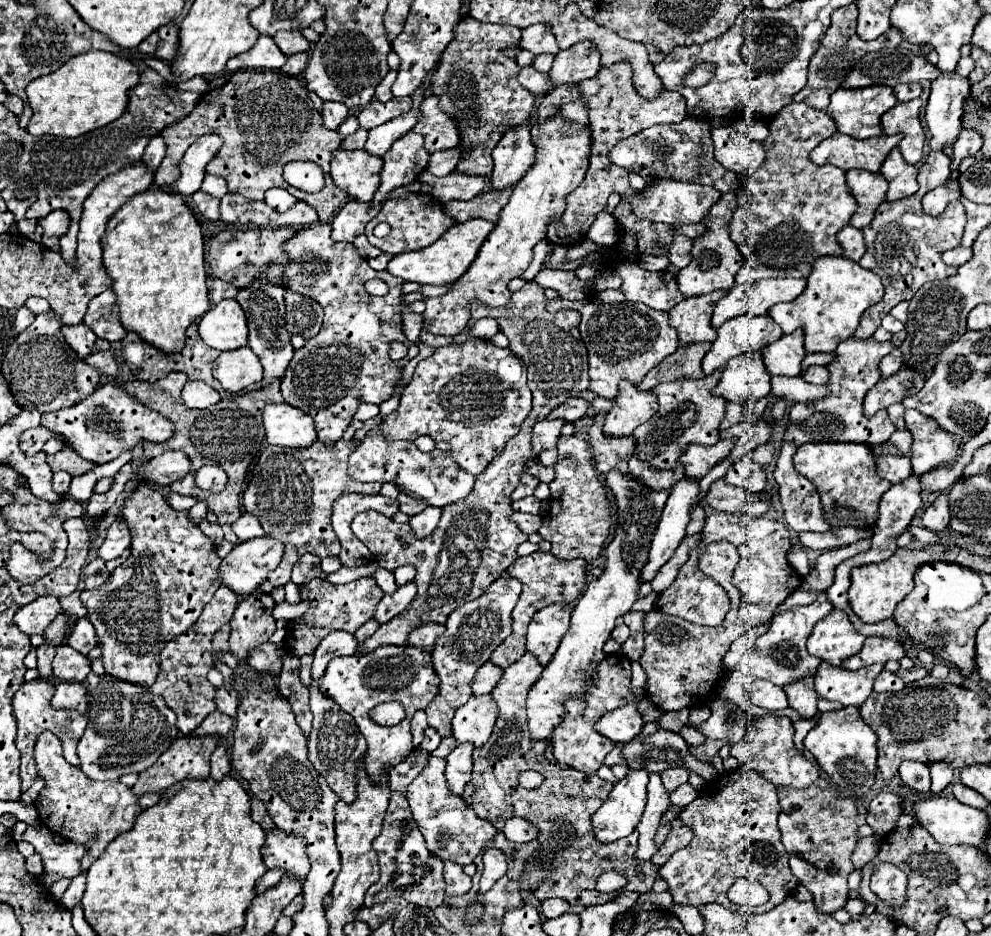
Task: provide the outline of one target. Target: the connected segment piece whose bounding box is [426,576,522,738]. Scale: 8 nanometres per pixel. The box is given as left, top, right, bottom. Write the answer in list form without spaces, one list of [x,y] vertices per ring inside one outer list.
[[[502,576],[494,580],[488,590],[476,598],[466,602],[464,606],[456,608],[446,618],[446,630],[442,636],[438,636],[434,644],[434,670],[440,676],[440,694],[434,698],[434,702],[426,708],[428,724],[434,728],[442,738],[452,736],[452,716],[458,706],[464,706],[468,698],[472,696],[472,678],[480,666],[484,666],[490,660],[490,654],[512,634],[512,610],[518,602],[518,596],[522,592],[522,584],[518,578]]]

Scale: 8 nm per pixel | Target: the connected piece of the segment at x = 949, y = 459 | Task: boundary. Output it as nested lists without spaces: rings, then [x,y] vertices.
[[[906,410],[904,422],[914,436],[910,448],[916,474],[956,462],[956,458],[960,456],[960,448],[954,442],[954,436],[944,434],[944,430],[932,418],[926,418],[916,410]]]

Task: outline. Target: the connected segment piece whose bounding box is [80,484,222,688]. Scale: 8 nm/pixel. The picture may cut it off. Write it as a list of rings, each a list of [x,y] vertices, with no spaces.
[[[144,484],[138,486],[124,502],[122,518],[126,518],[132,532],[130,558],[110,574],[106,584],[94,590],[84,590],[80,600],[88,608],[88,620],[100,638],[106,674],[150,688],[158,676],[158,654],[162,652],[162,646],[166,646],[170,638],[182,634],[182,630],[188,630],[188,626],[198,620],[202,608],[210,602],[214,592],[222,586],[218,574],[222,560],[216,556],[214,542],[206,538],[196,524],[190,522],[188,512],[174,512],[156,488]]]

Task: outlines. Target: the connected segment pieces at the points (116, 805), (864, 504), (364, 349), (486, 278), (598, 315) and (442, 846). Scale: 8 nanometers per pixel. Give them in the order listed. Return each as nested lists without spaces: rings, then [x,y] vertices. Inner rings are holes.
[[[44,734],[42,738],[38,738],[38,746],[34,748],[34,758],[36,758],[36,764],[38,764],[38,774],[46,780],[46,786],[40,790],[34,806],[38,810],[38,818],[40,818],[40,824],[44,824],[52,834],[60,834],[64,836],[64,840],[70,840],[70,842],[82,842],[84,846],[88,846],[90,854],[82,860],[82,868],[88,870],[90,864],[106,850],[106,846],[116,838],[120,836],[122,832],[128,832],[134,828],[134,822],[136,818],[140,816],[140,812],[144,810],[140,804],[138,804],[138,794],[132,792],[132,788],[124,786],[122,782],[114,780],[114,782],[96,782],[96,780],[90,780],[86,774],[82,774],[82,770],[78,766],[72,766],[64,760],[62,756],[62,746],[58,742],[58,738],[54,738],[54,734]]]
[[[804,444],[794,454],[794,468],[806,476],[818,490],[824,514],[832,526],[854,526],[870,528],[878,520],[878,502],[882,494],[892,486],[888,480],[876,474],[876,462],[868,446],[862,444]],[[836,506],[848,506],[854,510],[854,516],[840,520],[836,518]]]
[[[326,222],[302,228],[286,242],[286,252],[292,258],[286,266],[288,290],[314,298],[324,308],[324,324],[318,336],[294,352],[280,388],[290,406],[300,408],[314,418],[318,442],[330,446],[342,438],[360,402],[382,404],[392,396],[404,366],[418,356],[418,346],[402,334],[404,282],[386,270],[372,270],[354,244],[334,242],[330,238],[330,224]],[[370,278],[382,278],[390,286],[390,292],[384,298],[370,296],[364,290],[364,284]],[[394,340],[408,346],[408,356],[398,362],[388,356]]]
[[[556,114],[546,122],[536,122],[530,128],[534,146],[536,146],[536,160],[524,178],[514,186],[510,202],[504,206],[500,214],[500,222],[490,232],[490,238],[482,244],[474,266],[466,270],[466,274],[452,284],[452,290],[438,298],[426,300],[424,318],[430,320],[430,332],[442,336],[456,336],[460,334],[468,320],[470,320],[470,300],[490,300],[490,306],[504,306],[510,300],[508,282],[522,272],[532,262],[534,246],[546,238],[546,230],[558,214],[566,208],[566,196],[580,186],[584,174],[590,164],[590,148],[592,148],[592,134],[588,126],[578,126]]]
[[[572,302],[568,304],[582,314],[580,334],[588,348],[590,364],[590,386],[596,396],[612,400],[618,394],[618,382],[628,380],[634,386],[658,366],[666,356],[678,348],[678,332],[670,328],[668,314],[648,308],[636,302]]]
[[[436,756],[428,758],[424,770],[408,786],[406,798],[412,810],[412,818],[418,824],[418,830],[422,832],[430,854],[440,858],[442,862],[450,860],[460,866],[466,866],[472,864],[478,852],[484,848],[484,844],[494,838],[494,826],[478,818],[474,810],[470,810],[458,794],[450,792],[444,776],[444,768],[446,768],[444,758],[436,758]]]

